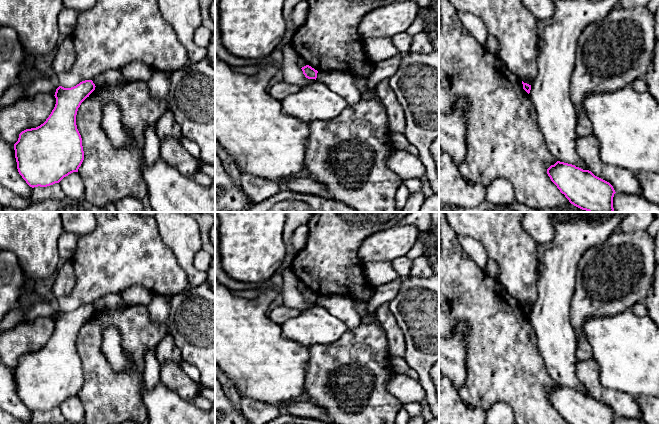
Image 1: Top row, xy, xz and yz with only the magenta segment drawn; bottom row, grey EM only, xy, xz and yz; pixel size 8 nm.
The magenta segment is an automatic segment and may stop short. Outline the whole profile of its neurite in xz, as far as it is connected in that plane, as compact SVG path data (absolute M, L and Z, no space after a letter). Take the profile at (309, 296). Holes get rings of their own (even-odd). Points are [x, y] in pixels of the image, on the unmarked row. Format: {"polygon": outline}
{"polygon": "M306 289L306 290L302 291L301 293L302 293L303 298L305 299L306 302L316 304L317 297L318 297L317 294L315 294L314 292L312 292L309 289Z"}

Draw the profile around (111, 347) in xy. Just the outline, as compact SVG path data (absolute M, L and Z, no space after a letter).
M115 326L103 330L101 350L115 372L138 371L138 363L127 355L121 345L122 337Z

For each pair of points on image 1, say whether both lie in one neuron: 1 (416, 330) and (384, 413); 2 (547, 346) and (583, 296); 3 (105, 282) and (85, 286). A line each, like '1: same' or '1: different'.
1: different
2: different
3: same

